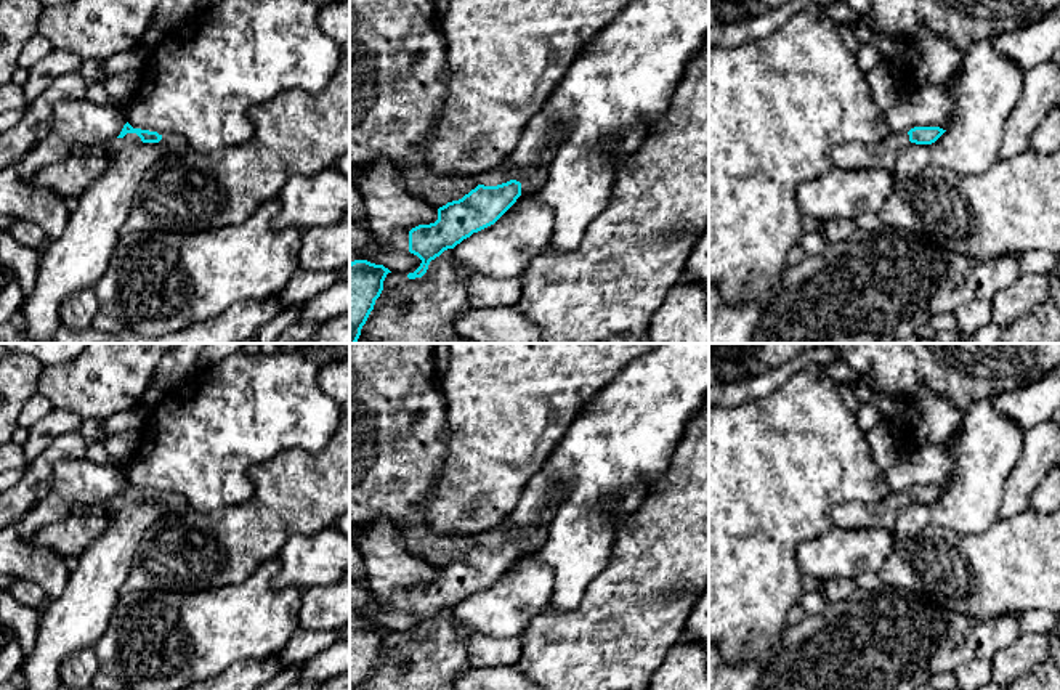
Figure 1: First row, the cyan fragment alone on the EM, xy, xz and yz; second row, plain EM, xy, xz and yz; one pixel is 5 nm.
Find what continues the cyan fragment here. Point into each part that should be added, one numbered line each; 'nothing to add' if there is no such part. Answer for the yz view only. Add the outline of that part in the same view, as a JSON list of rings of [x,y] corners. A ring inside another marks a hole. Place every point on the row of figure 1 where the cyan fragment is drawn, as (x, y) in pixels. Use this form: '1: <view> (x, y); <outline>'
1: yz (860, 156); [[[908,132],[890,133],[880,143],[845,143],[829,151],[829,159],[837,168],[853,170],[893,170],[900,152],[909,144]]]

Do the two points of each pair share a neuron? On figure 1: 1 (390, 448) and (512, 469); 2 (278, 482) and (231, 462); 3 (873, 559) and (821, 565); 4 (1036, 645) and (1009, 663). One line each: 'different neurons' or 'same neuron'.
1: different neurons
2: different neurons
3: same neuron
4: same neuron

